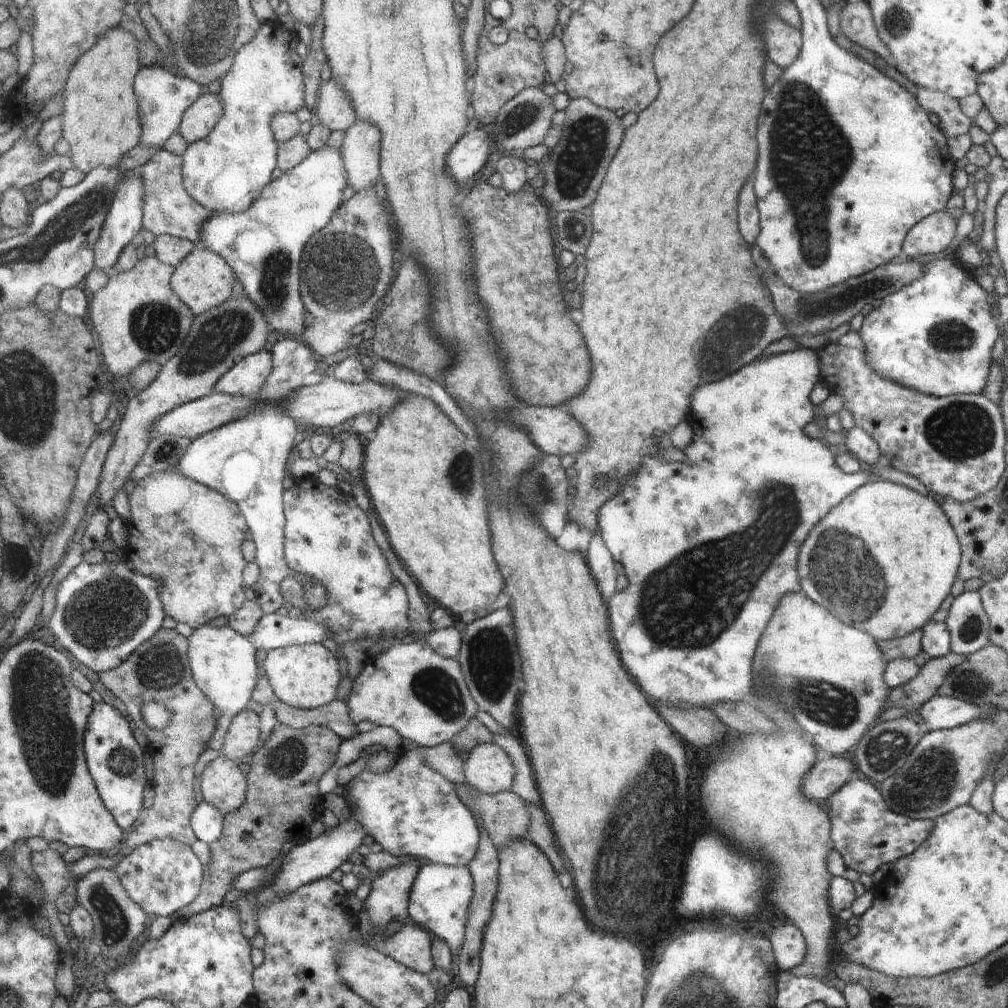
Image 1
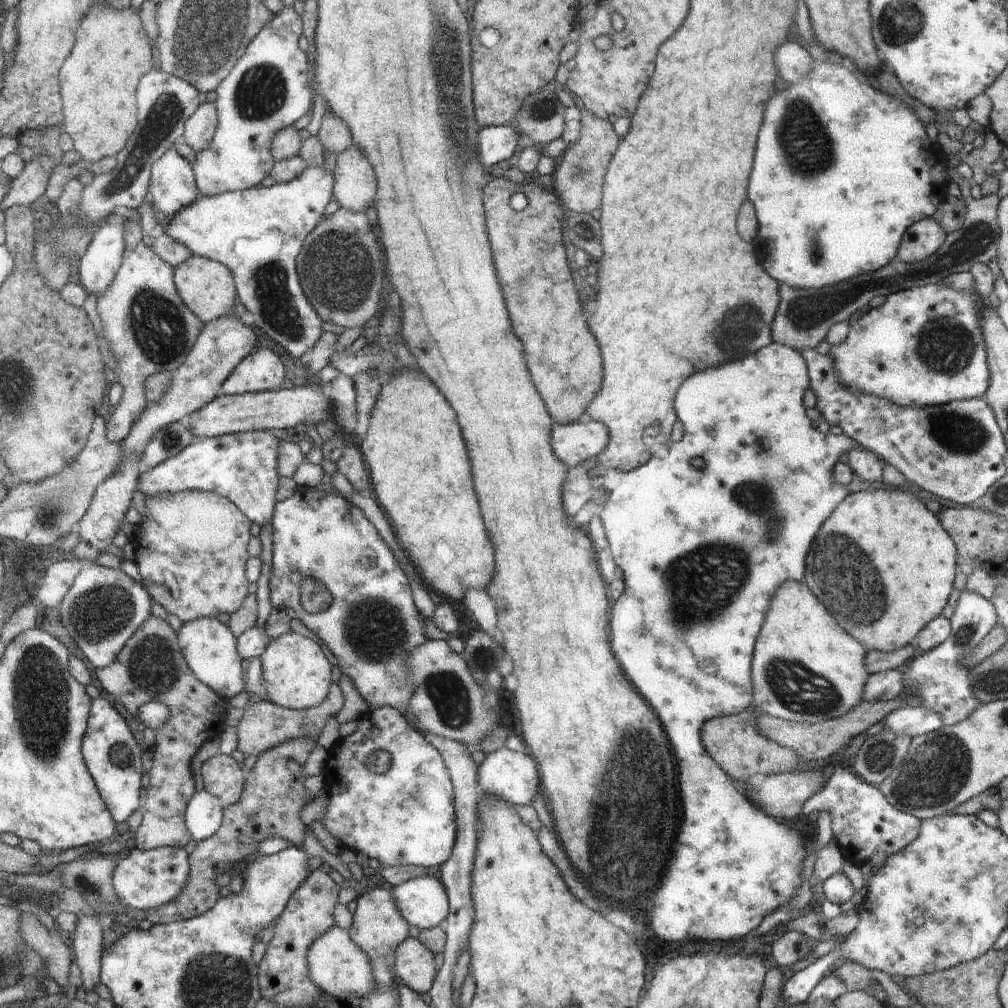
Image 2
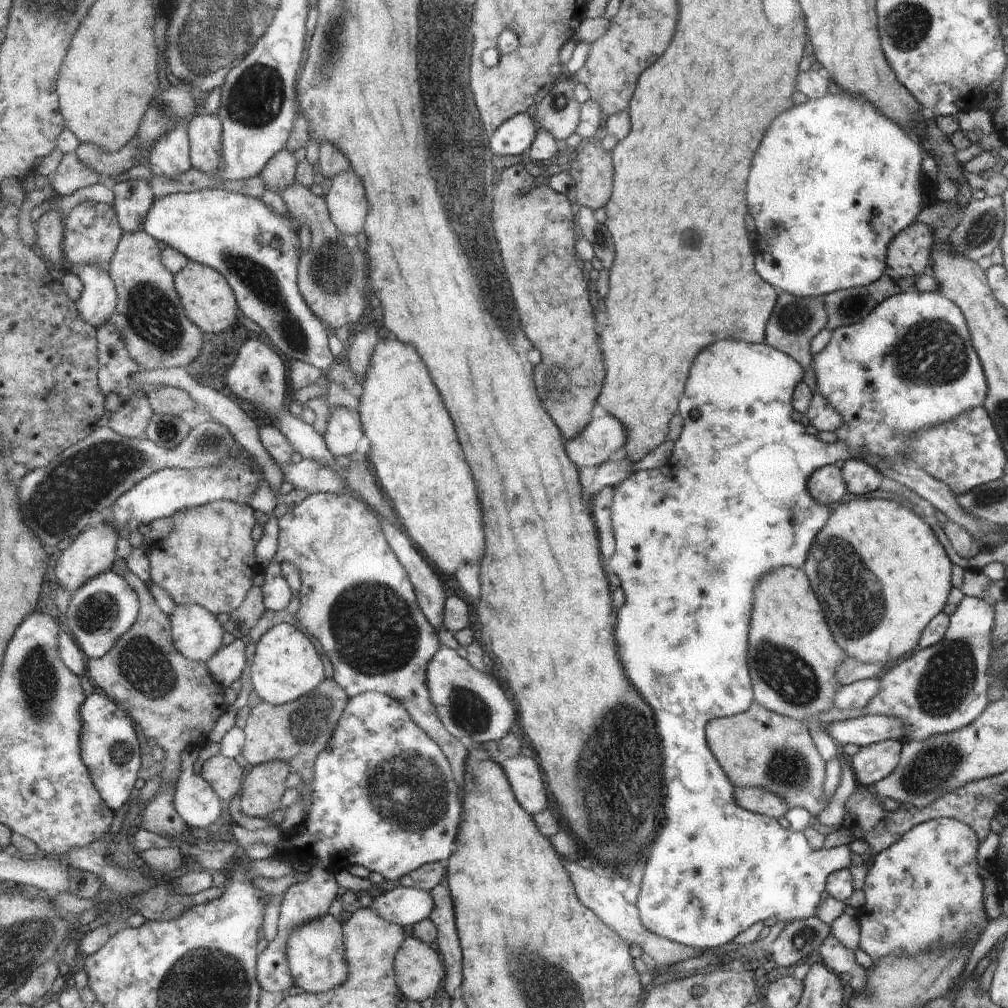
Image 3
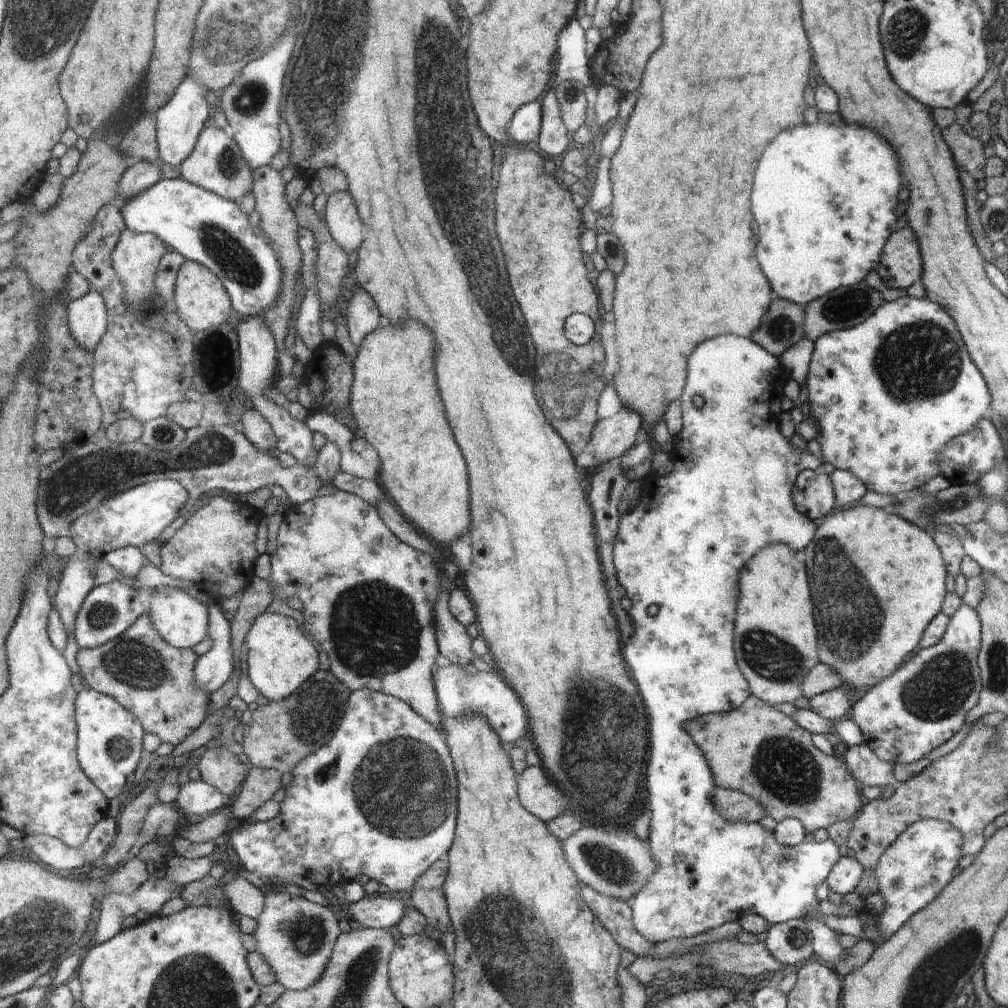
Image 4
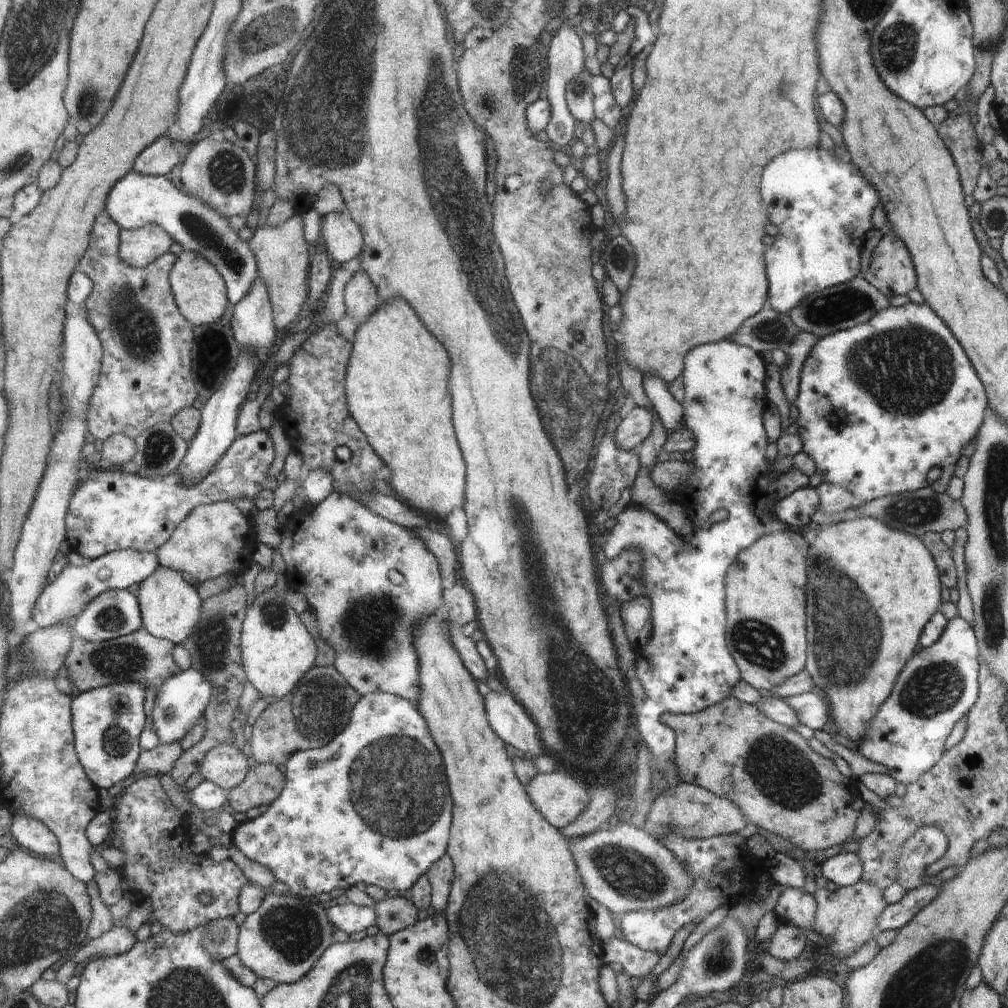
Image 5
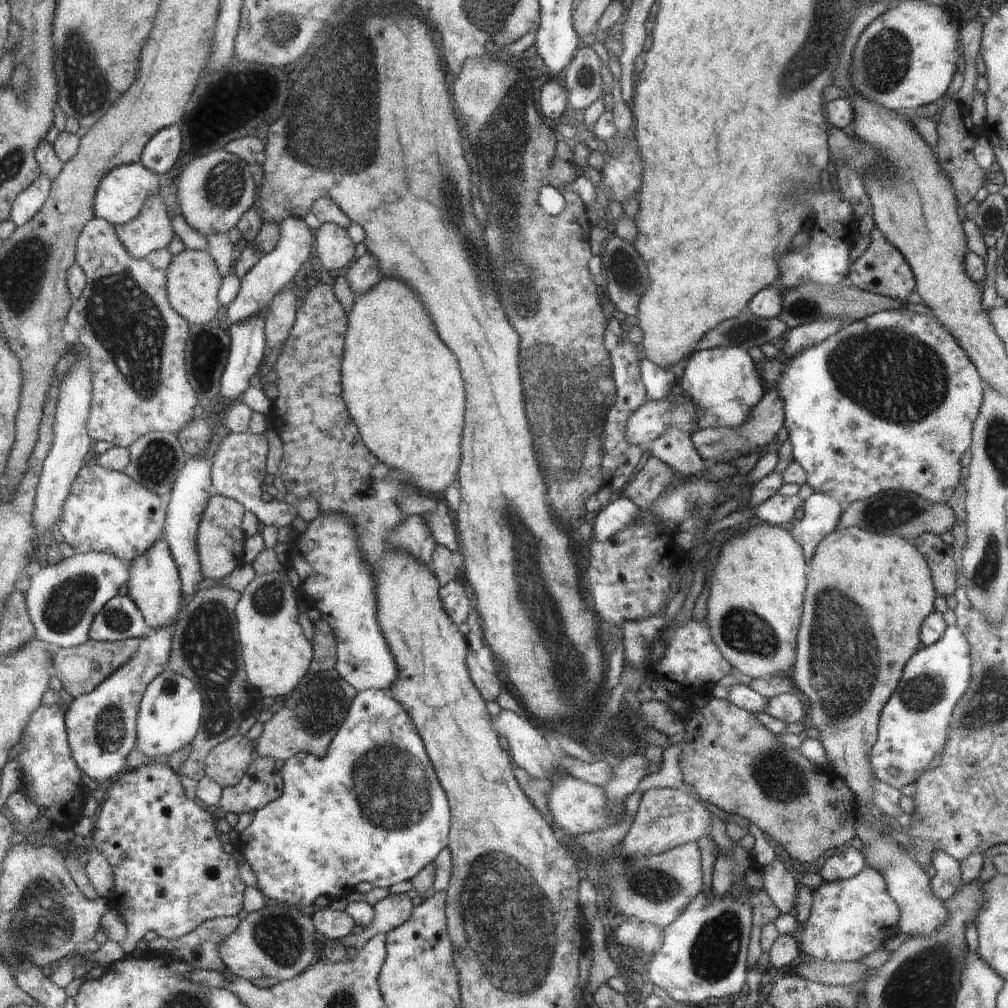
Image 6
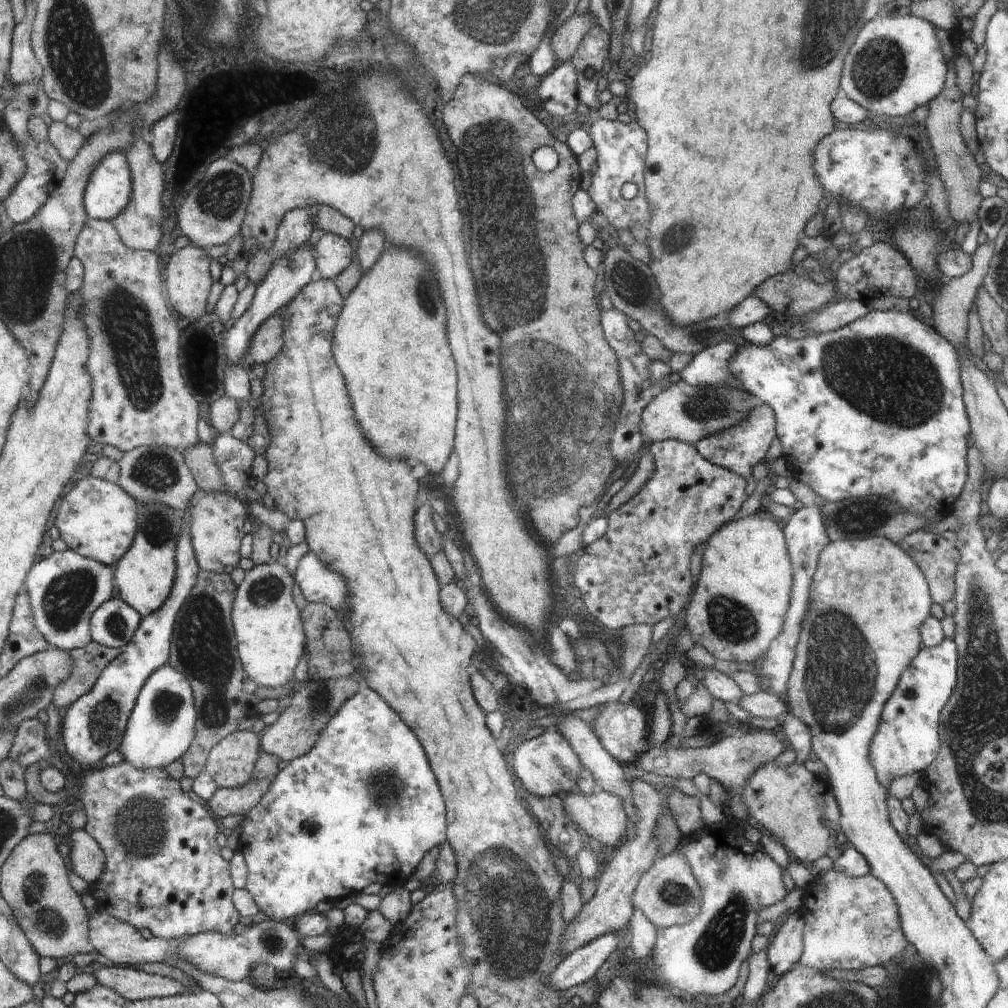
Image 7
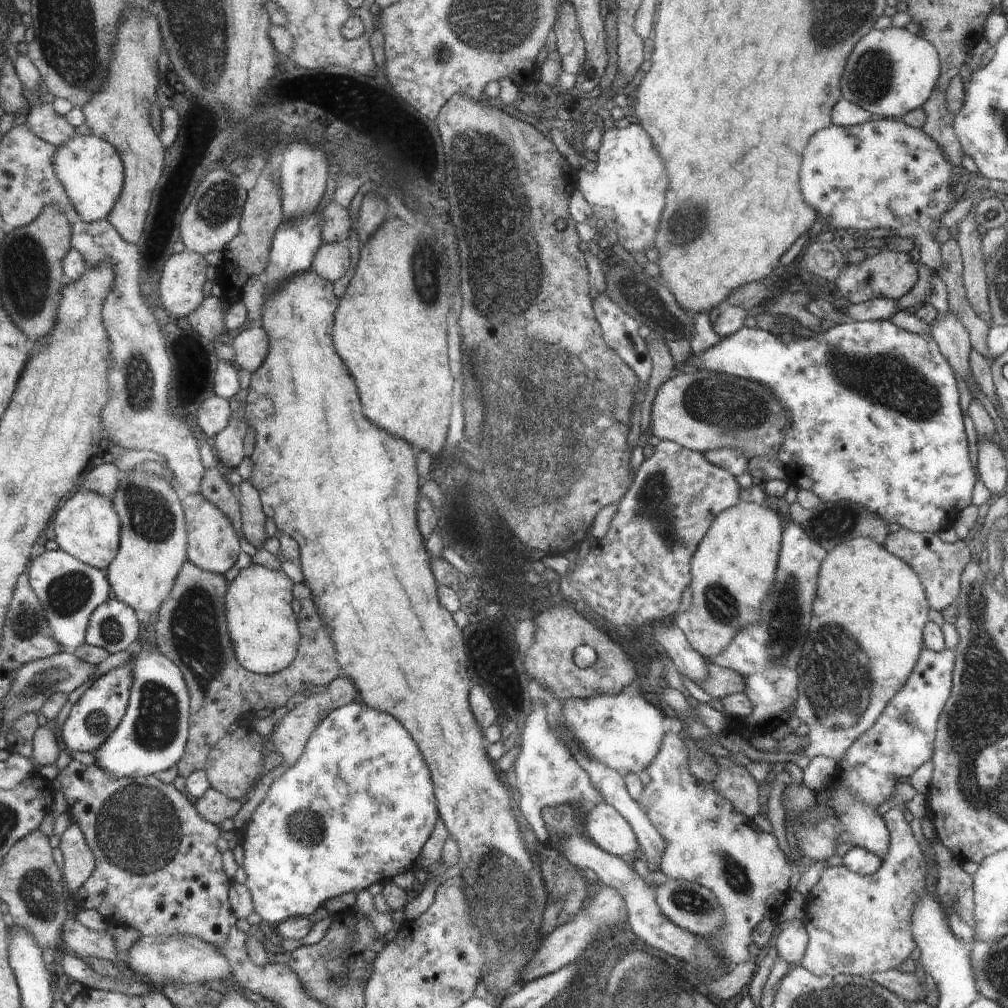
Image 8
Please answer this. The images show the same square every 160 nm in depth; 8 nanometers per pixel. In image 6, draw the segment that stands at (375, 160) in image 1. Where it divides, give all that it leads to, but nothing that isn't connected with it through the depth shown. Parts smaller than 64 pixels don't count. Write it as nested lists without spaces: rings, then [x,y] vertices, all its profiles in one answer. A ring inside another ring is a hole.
[[[324,222],[318,228],[317,234],[317,246],[318,257],[320,264],[332,274],[336,274],[336,268],[340,273],[340,268],[346,268],[350,264],[350,260],[354,258],[354,242],[350,240],[346,228],[340,226],[340,224],[333,224],[332,222]]]

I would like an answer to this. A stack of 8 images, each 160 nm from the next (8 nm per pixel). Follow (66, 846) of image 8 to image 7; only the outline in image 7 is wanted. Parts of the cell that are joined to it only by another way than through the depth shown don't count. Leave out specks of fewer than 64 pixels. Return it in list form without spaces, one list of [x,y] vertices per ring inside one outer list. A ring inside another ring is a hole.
[[[85,829],[75,830],[72,841],[73,869],[92,888],[106,869],[107,855],[96,838]]]

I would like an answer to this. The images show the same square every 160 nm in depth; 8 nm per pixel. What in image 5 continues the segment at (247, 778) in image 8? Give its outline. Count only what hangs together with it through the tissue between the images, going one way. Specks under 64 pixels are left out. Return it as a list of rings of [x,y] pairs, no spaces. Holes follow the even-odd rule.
[[[222,743],[206,753],[200,773],[228,792],[244,781],[248,768],[248,758],[233,743]]]

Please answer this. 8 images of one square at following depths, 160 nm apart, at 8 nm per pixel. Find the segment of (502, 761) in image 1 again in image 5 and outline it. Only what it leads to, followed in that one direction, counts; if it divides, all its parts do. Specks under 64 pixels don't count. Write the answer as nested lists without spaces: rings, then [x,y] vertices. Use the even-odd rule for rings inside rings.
[[[539,772],[525,786],[534,806],[558,830],[576,821],[588,808],[588,784],[581,776]]]

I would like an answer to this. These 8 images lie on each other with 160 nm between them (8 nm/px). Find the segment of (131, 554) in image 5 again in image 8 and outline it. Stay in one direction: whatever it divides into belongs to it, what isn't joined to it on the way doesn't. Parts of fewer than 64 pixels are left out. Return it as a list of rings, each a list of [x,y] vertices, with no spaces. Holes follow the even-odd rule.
[[[59,549],[47,550],[33,560],[28,573],[34,590],[45,606],[54,638],[66,647],[67,652],[77,653],[87,643],[88,628],[94,612],[110,601],[113,589],[108,571],[86,564],[80,558]]]

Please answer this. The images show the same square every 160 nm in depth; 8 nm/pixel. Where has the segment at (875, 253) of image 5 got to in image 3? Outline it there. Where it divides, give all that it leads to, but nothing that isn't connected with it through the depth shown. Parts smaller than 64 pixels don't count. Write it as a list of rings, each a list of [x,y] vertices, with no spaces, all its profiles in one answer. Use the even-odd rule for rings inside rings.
[[[914,222],[898,233],[886,257],[890,278],[904,290],[912,289],[907,279],[929,272],[935,240],[934,230],[924,223]]]

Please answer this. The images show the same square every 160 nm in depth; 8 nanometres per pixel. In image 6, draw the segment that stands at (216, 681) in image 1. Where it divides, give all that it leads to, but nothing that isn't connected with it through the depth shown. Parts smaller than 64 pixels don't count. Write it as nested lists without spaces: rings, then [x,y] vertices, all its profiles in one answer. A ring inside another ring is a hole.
[[[166,534],[154,542],[154,548],[132,563],[132,578],[128,582],[129,595],[140,606],[152,630],[156,628],[176,628],[182,612],[186,608],[186,594],[182,590],[181,571],[172,556]]]

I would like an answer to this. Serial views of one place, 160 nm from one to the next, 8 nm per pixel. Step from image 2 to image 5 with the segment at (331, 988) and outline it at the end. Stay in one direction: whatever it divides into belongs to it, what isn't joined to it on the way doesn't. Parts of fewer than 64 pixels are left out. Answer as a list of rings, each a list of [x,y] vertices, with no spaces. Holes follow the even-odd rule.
[[[266,891],[256,912],[246,915],[239,926],[235,955],[258,977],[279,983],[290,983],[306,977],[332,942],[332,926],[324,908],[310,904],[304,897],[288,892],[273,894]]]

